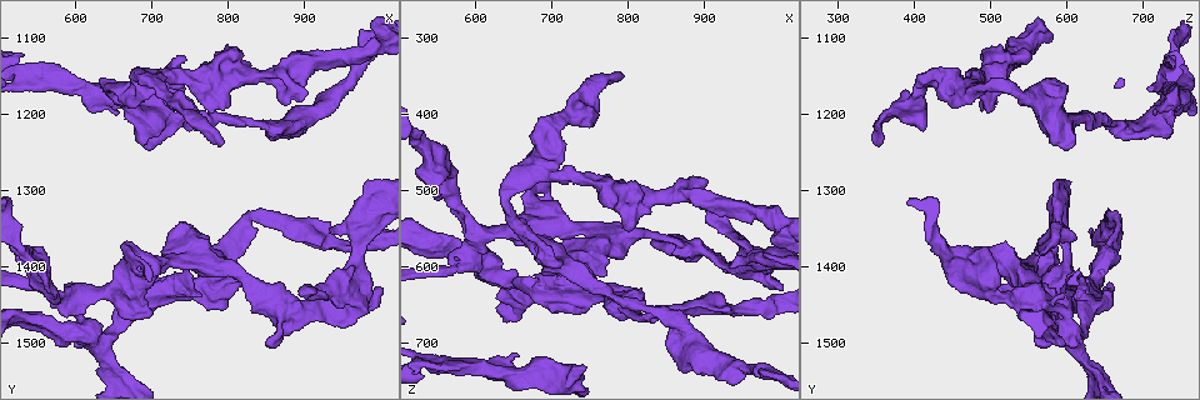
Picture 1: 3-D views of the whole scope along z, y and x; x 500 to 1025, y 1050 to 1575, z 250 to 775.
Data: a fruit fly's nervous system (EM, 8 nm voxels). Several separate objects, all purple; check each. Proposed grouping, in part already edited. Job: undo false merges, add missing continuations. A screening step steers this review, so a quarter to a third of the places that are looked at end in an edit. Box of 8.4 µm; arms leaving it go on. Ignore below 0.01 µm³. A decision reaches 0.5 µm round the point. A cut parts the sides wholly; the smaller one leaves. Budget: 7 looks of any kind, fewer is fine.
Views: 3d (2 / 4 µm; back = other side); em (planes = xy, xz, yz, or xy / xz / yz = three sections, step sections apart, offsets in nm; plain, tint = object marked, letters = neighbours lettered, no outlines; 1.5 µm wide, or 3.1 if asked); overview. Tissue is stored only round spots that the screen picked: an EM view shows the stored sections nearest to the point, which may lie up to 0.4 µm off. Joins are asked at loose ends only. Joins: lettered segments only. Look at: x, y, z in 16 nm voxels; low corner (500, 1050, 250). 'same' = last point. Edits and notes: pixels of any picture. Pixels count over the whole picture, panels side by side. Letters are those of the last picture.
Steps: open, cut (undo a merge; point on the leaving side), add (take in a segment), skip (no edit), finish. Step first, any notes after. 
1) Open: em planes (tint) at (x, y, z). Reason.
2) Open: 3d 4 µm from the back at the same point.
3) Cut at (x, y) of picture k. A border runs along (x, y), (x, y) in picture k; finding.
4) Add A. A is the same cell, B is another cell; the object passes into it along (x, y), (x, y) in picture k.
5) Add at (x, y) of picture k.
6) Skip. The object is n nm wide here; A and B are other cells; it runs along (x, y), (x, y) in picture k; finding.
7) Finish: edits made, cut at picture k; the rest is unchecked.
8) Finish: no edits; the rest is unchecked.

Open: em planes (letters) at (615, 1480, 595). Narrows sharply.

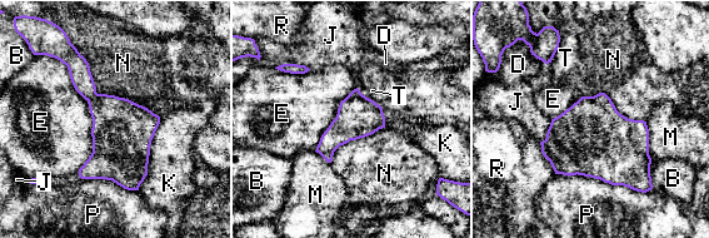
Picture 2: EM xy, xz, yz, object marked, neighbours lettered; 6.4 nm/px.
Cut at (119, 125) of picture 2. The longest contact is with E, 750 nm; B, D, E, J, K, M, N, P, R and T are other cells; a border runs along (98, 94), (88, 102) in picture 2; two cells meet here.

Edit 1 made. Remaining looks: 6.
Open: overview. See it whole again.

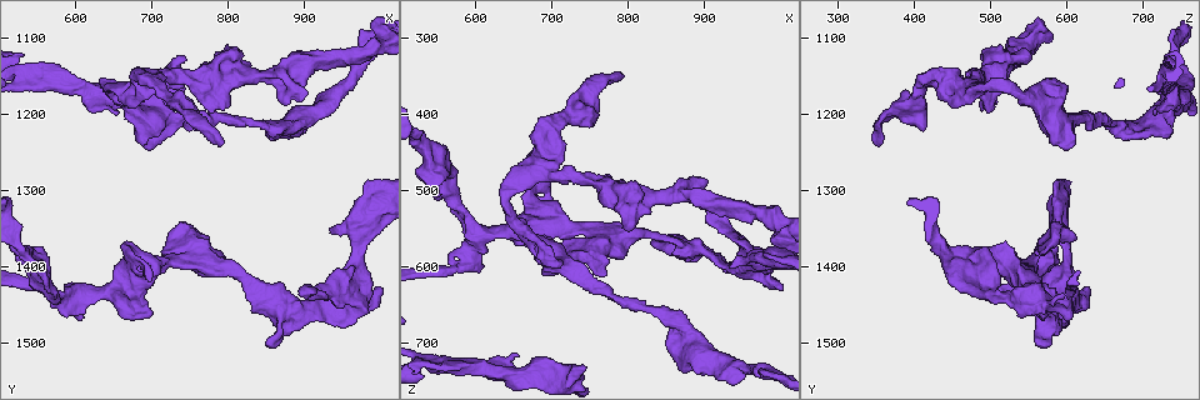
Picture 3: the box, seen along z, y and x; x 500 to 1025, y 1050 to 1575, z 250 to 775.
Open: em xy step 4 (tint) at (790, 1240, 350). Branch stops here.

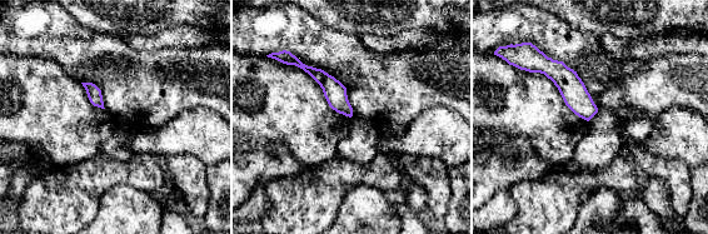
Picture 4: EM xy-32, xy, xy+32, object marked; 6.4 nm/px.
Open: em planes (letters) at the same point. Another direction.

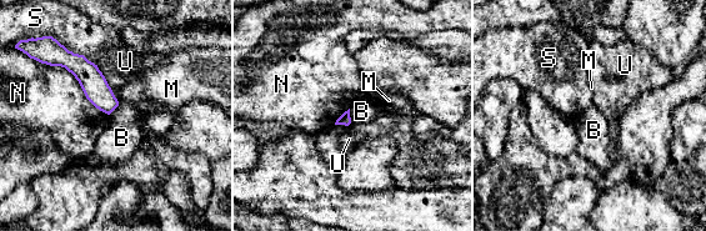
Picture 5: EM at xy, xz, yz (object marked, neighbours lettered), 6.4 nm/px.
Skip. B, M, N, S and U are other cells; a border runs along (38, 61), (64, 66), (108, 115) in picture 5; no lettered segment goes on from it.

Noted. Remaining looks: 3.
Open: 3d 2 µm at (705, 1160, 585).

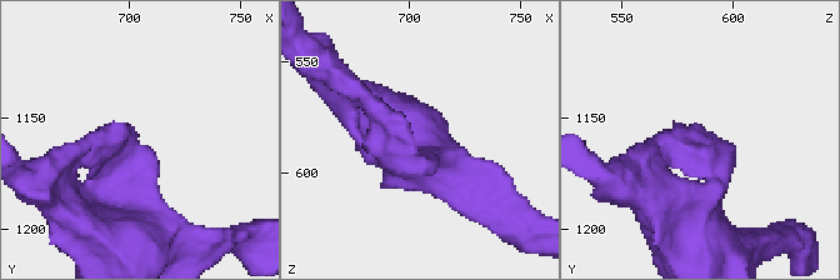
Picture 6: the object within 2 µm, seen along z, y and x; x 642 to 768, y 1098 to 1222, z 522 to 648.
Open: em planes (letters) at (702, 1155, 585). Shape alone is not enough.

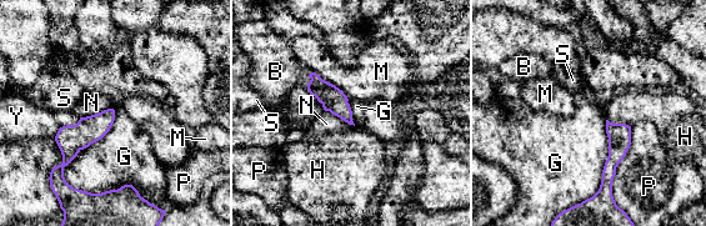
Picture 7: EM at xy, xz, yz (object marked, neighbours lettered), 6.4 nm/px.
Skip. B, G, H, M, N, P, S and Y are other cells; none of them fits.

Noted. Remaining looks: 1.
Finish: edits made, cut at picture 2; the rest is unchecked.

